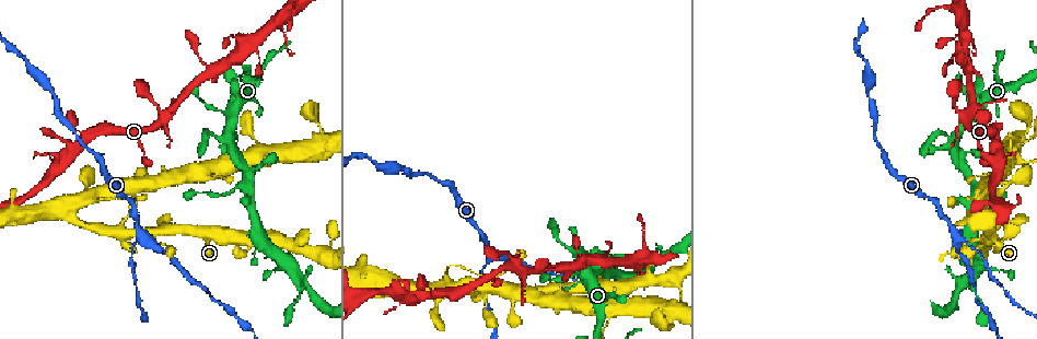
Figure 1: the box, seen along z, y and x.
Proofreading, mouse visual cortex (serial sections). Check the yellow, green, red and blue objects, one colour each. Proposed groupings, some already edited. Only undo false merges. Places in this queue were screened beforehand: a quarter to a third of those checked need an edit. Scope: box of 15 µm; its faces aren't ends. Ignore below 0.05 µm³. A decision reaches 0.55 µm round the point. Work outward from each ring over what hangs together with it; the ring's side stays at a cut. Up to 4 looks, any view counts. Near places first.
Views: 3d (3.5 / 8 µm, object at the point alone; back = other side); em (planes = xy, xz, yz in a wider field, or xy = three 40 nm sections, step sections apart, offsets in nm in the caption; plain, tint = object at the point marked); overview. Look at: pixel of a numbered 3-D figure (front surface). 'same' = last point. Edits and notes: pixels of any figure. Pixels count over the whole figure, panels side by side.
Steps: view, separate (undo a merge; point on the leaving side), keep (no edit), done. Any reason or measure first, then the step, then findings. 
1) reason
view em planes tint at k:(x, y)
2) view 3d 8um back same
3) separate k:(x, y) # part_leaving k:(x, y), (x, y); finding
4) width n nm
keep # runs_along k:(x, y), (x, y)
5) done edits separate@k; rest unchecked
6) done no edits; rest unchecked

view 3d 3.5um back at 1:(231, 137)

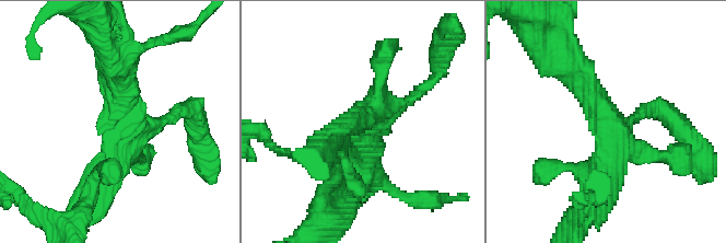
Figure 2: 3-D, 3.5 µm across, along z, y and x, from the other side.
view em xy step 1 tint at 2:(119, 120)

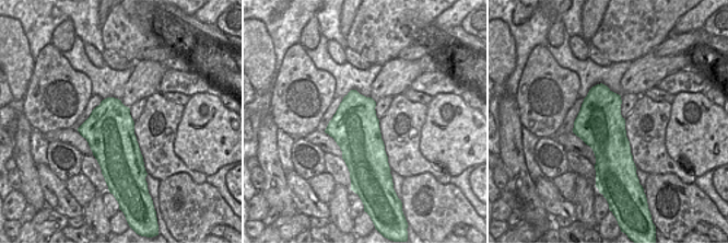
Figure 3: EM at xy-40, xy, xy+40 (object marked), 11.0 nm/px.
arm_widths 150, 250, 400, 400 nm
keep # runs_along 2:(561, 59), (615, 139), (606, 186); continuous, no second cell

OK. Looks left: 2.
four or more arms meet
view 3d 3.5um at 1:(598, 270)

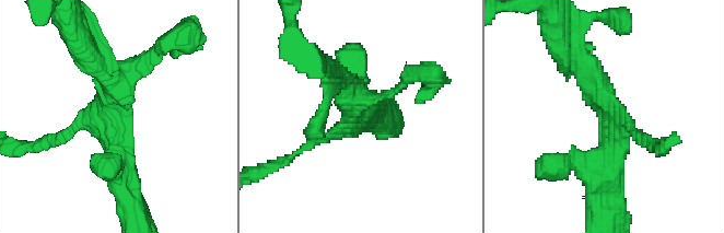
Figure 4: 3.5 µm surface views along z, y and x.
arms 4; arm_widths 150, 150, 300, 350 nm
view em xy step 1 tint at 4:(356, 114)

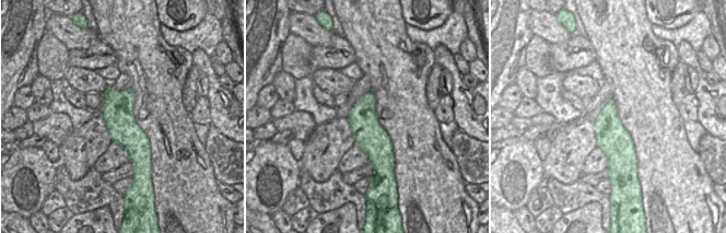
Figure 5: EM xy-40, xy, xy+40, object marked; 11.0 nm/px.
keep # runs_along 4:(567, 49), (611, 109), (603, 174); continuous, no second cell

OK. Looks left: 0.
done no edits; rest unchecked

